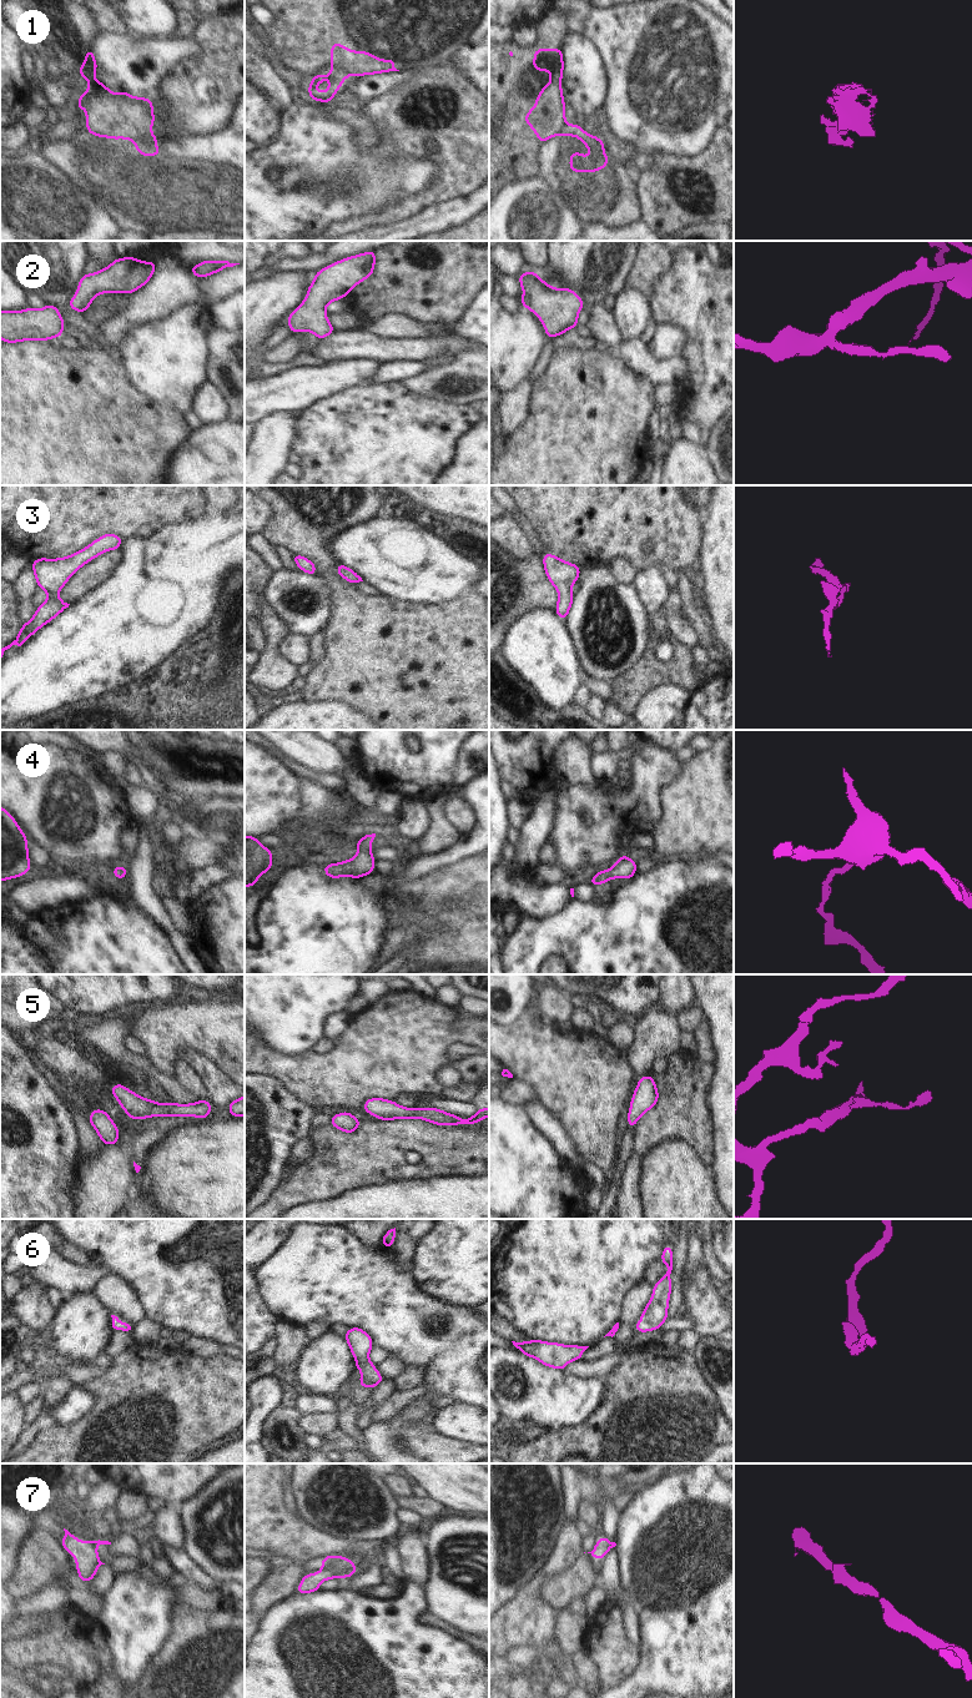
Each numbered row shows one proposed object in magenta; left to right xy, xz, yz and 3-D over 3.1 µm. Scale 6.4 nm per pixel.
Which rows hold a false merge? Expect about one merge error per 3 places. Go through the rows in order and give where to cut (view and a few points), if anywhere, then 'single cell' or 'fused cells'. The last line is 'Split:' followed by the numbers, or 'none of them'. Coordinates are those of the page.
1: xz (333, 67), (343, 79) | fused cells
2: no cut | single cell
3: no cut | single cell
4: no cut | single cell
5: no cut | single cell
6: no cut | single cell
7: no cut | single cell
Split: 1

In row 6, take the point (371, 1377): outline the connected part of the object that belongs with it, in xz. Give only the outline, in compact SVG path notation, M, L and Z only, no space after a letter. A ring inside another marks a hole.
M351 1327L347 1329L344 1339L356 1359L356 1370L363 1371L359 1376L359 1386L362 1389L373 1389L384 1381L386 1379L377 1371L376 1365L368 1359L368 1354L374 1346L369 1334L361 1327Z

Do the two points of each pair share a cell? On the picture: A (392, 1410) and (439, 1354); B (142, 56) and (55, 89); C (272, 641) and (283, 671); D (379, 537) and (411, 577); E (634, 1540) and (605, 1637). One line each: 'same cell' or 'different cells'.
A: different cells
B: same cell
C: same cell
D: same cell
E: different cells

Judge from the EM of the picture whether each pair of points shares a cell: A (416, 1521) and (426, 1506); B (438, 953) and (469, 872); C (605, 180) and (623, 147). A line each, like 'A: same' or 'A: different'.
A: different
B: same
C: different

